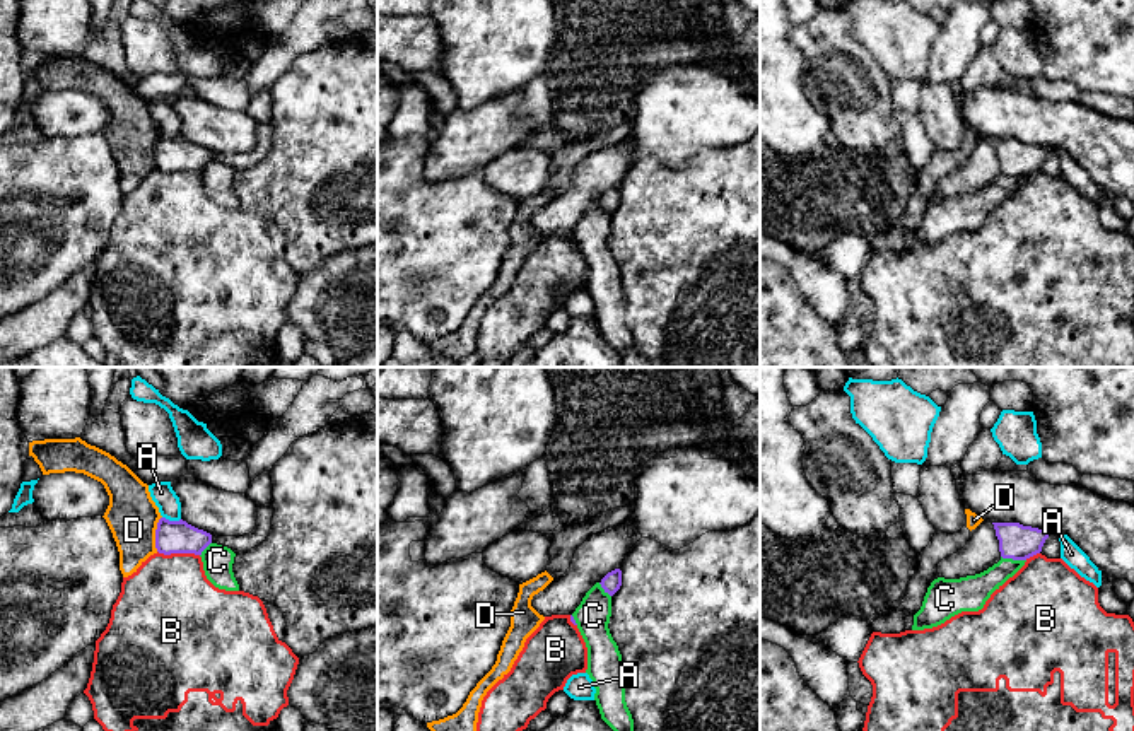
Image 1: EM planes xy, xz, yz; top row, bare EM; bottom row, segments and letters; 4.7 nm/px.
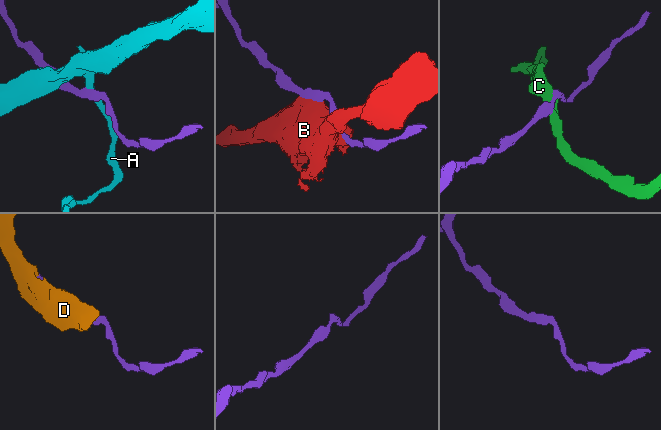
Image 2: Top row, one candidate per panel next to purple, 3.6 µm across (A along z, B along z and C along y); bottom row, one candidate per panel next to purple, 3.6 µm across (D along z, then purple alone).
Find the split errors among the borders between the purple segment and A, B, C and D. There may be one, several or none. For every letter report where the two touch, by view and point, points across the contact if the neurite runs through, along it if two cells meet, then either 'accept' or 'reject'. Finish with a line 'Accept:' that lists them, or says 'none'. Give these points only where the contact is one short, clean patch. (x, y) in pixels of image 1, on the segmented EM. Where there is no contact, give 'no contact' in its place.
A: meets purple in xy at (171, 521); reject
B: meets purple in xy at (178, 552); reject
C: meets purple in yz at (1013, 559); border along yz (1001, 555), (1025, 561); reject
D: meets purple in xy at (156, 533); reject
Accept: none

